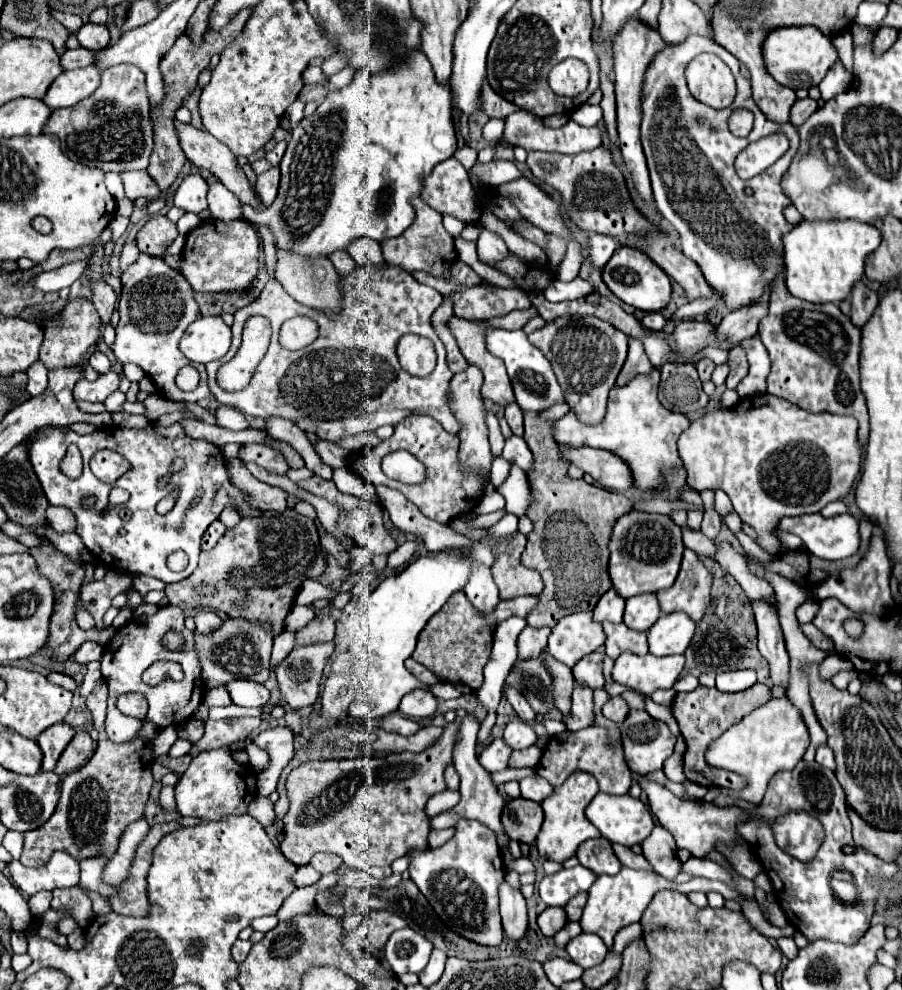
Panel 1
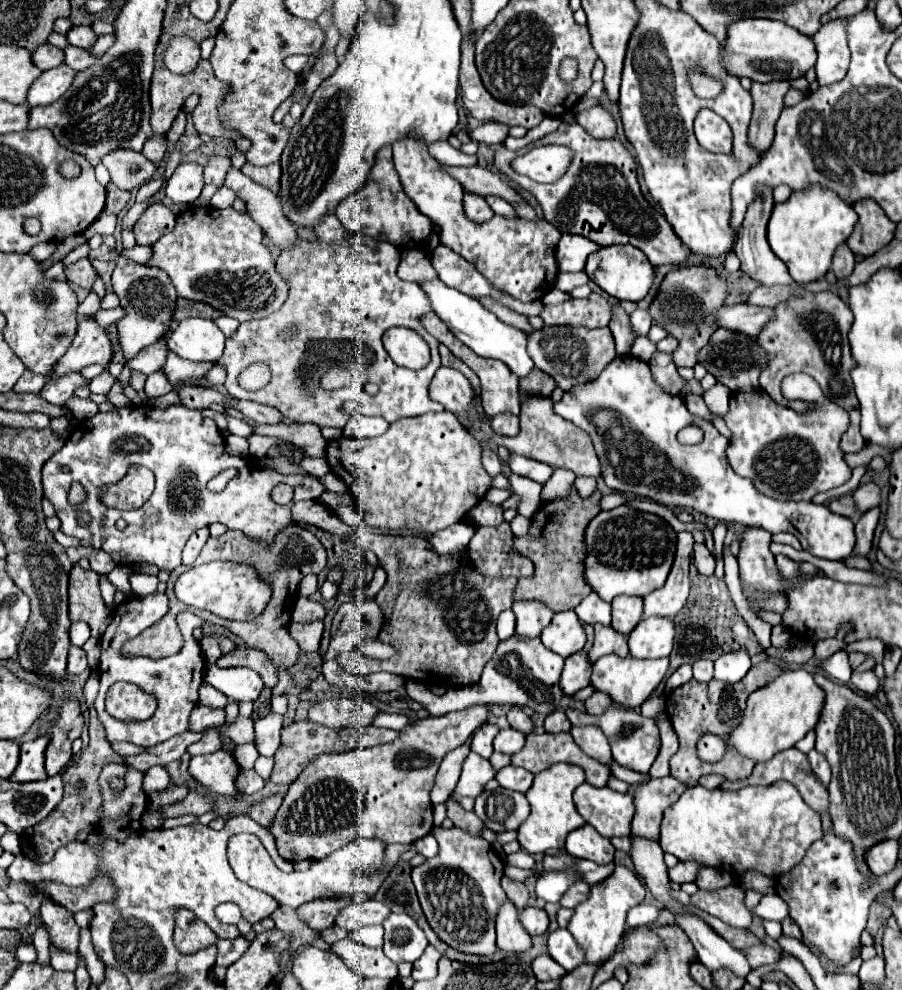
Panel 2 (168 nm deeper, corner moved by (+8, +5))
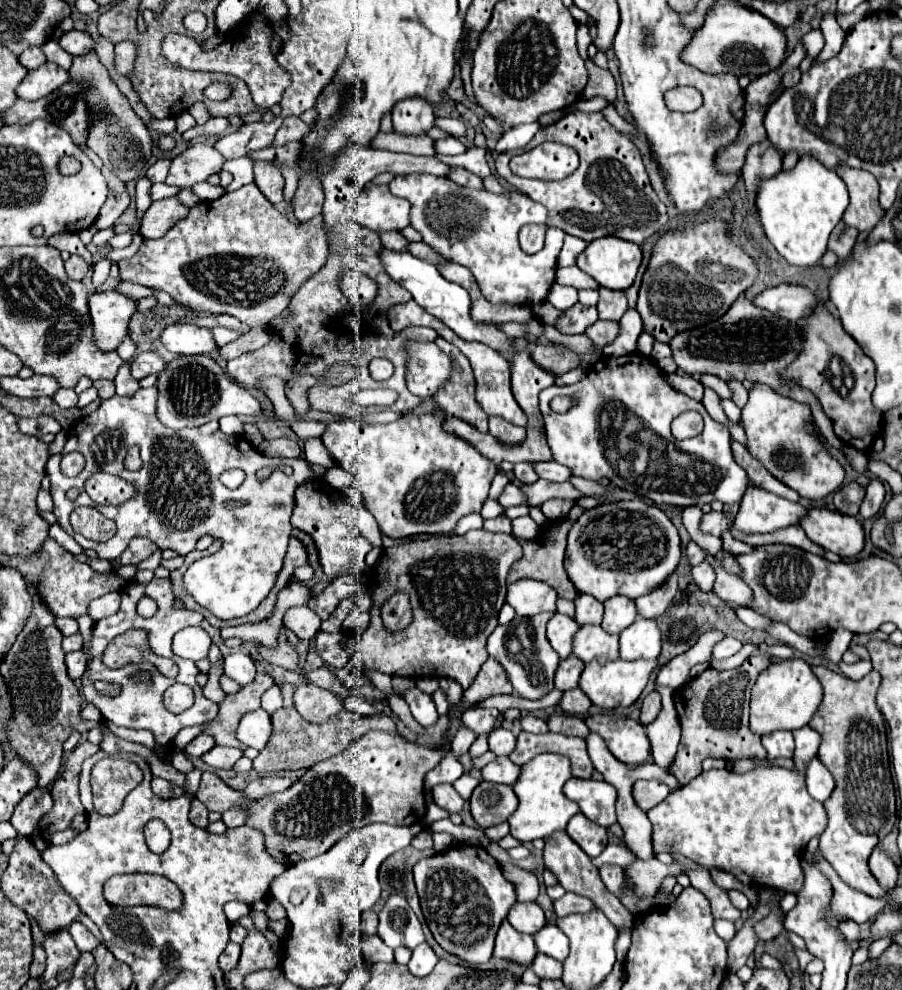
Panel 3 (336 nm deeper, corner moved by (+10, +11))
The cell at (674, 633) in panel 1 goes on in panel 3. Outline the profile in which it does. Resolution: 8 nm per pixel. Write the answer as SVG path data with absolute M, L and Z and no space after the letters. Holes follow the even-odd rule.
M638 617L620 633L620 659L656 659L660 655L660 629L654 619Z

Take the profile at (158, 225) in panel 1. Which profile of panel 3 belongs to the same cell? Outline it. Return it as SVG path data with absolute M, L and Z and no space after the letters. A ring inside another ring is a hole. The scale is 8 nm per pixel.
M176 197L154 201L142 217L140 235L146 239L164 237L170 227L174 227L180 219L186 219L188 211L190 211L190 207L182 205Z

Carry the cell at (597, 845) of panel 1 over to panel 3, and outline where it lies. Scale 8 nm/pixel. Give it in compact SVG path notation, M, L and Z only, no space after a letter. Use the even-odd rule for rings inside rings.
M578 813L570 819L566 831L582 847L582 851L592 859L598 857L608 843L606 829L596 825L594 821L588 821L588 817L582 815L582 813Z

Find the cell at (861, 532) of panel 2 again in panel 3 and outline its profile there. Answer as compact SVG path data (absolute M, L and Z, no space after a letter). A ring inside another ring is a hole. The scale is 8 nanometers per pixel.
M872 477L870 483L866 485L866 497L864 497L862 507L860 507L860 519L874 517L880 511L882 501L884 501L884 485L880 479Z

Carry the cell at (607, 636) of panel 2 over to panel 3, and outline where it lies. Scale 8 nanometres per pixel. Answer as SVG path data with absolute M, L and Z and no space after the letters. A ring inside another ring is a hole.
M584 625L574 635L572 653L584 663L590 663L592 659L598 659L600 663L614 661L618 659L618 635L606 633L600 625Z

